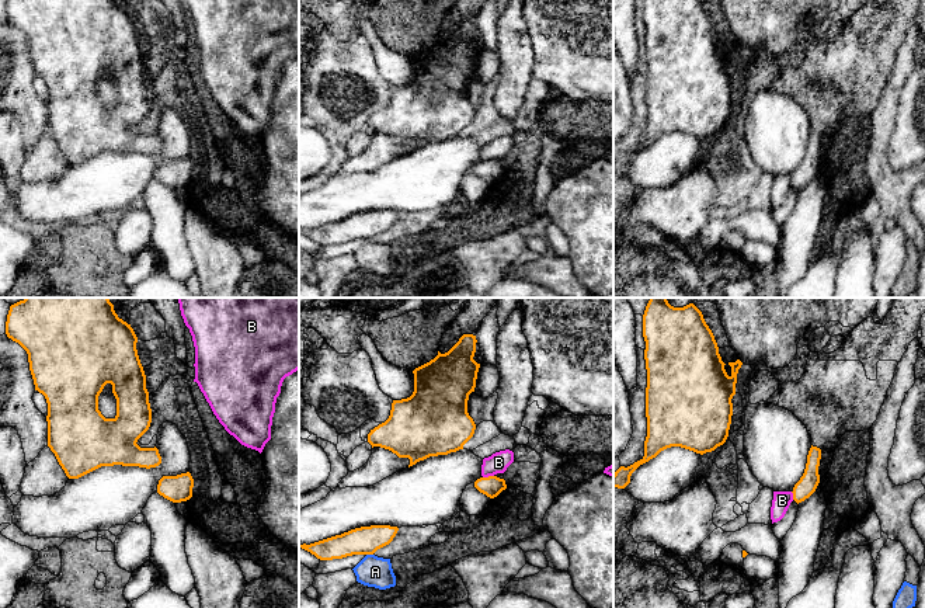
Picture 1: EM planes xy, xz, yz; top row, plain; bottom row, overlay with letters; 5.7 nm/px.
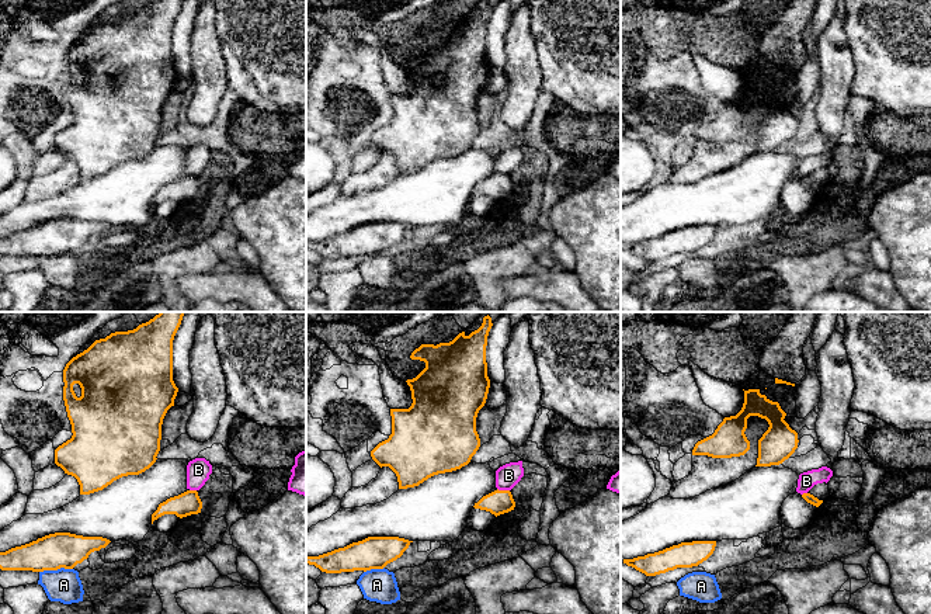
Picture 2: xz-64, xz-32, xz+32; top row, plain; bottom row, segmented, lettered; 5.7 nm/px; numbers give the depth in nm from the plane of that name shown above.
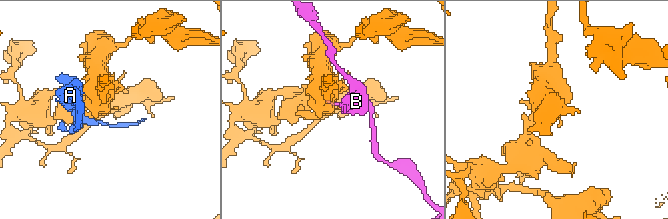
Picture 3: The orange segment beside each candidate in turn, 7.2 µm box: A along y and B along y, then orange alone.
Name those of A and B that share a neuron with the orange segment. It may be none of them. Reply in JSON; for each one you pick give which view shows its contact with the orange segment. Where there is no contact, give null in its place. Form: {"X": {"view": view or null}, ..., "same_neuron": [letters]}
{"same_neuron": []}

